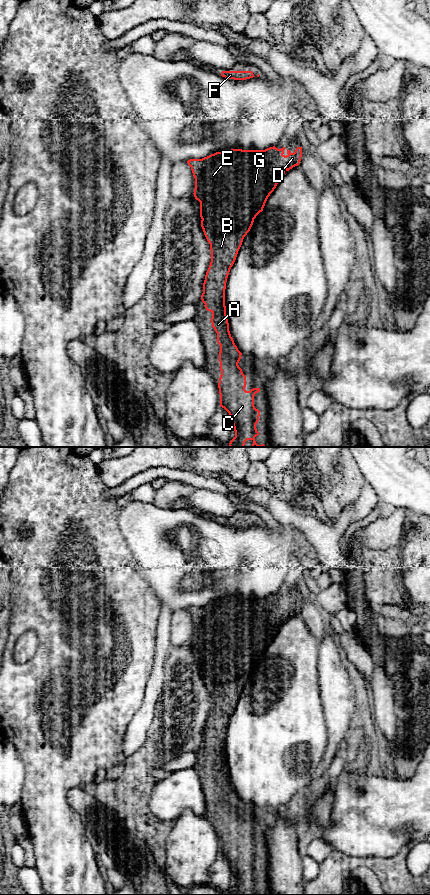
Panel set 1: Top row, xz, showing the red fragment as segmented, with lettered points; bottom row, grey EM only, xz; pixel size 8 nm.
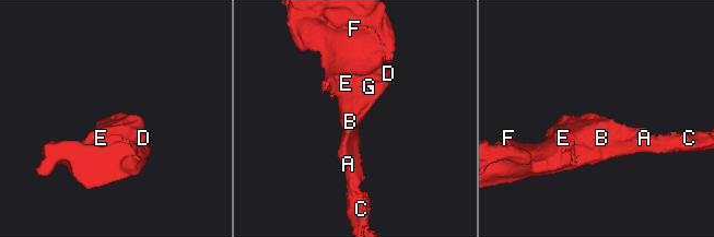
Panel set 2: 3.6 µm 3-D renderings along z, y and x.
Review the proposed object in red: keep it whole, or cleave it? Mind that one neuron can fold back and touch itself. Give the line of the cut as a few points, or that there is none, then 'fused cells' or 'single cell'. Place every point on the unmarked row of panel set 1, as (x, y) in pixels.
cut none; single cell

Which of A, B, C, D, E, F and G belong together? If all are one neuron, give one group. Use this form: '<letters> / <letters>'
A B C D E F G

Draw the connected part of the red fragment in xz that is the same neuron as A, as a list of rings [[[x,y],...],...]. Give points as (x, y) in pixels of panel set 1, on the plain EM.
[[[275,594],[265,598],[231,597],[187,609],[195,626],[193,642],[200,650],[201,675],[211,698],[211,710],[205,723],[201,748],[206,758],[212,761],[212,775],[217,781],[217,791],[220,793],[220,854],[229,861],[235,879],[235,885],[229,891],[230,895],[244,895],[247,888],[253,889],[252,895],[266,895],[264,892],[258,893],[255,889],[255,885],[259,883],[256,872],[260,859],[254,854],[254,844],[260,840],[260,836],[245,838],[246,824],[238,813],[242,801],[229,779],[225,737],[230,717],[254,667],[263,659],[268,645],[285,620],[300,612],[302,595],[297,595],[294,601],[287,598],[286,604],[284,598],[285,595],[278,597]]]

